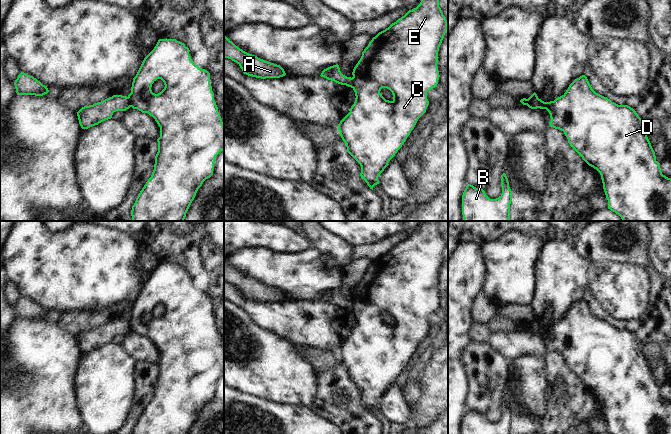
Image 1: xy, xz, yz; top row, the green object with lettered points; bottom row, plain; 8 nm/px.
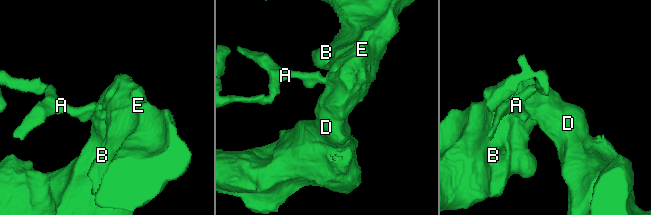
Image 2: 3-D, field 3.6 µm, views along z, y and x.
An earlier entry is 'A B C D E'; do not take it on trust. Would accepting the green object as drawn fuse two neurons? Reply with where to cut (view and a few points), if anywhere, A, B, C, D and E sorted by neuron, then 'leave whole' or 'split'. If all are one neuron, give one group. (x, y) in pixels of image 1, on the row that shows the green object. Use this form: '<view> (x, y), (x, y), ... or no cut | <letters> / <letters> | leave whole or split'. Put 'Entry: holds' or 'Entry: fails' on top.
Entry: fails
yz (527, 99), (536, 98), (539, 107) | A / B C D E | split

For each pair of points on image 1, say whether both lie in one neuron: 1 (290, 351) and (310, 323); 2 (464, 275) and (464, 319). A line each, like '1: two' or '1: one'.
1: two
2: one

